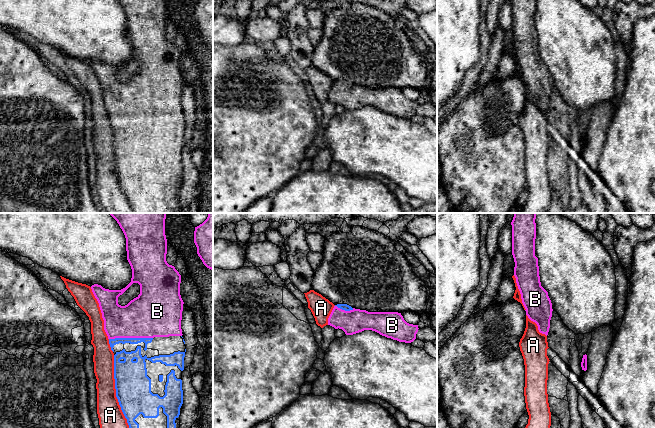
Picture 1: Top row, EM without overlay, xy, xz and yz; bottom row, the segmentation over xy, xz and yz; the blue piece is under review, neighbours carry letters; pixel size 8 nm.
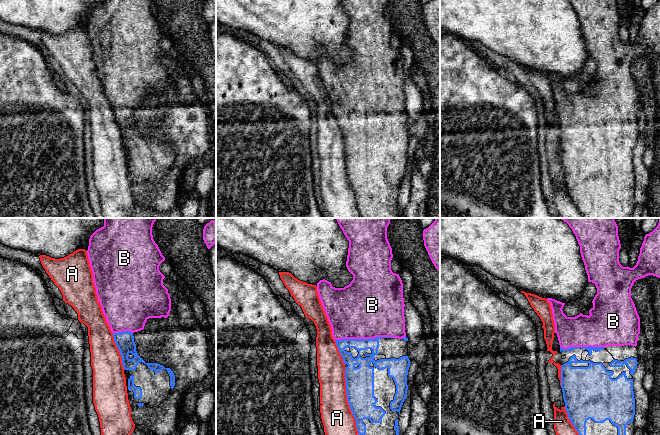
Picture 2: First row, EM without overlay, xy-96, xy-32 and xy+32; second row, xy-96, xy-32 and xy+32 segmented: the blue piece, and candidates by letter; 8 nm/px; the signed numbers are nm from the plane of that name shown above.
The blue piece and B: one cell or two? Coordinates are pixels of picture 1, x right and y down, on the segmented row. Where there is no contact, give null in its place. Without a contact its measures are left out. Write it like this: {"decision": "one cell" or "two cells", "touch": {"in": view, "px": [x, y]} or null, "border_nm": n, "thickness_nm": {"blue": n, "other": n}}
{"decision": "one cell", "touch": {"in": "xy", "px": [130, 338]}, "border_nm": 360, "thickness_nm": {"blue": 60, "other": 360}}

